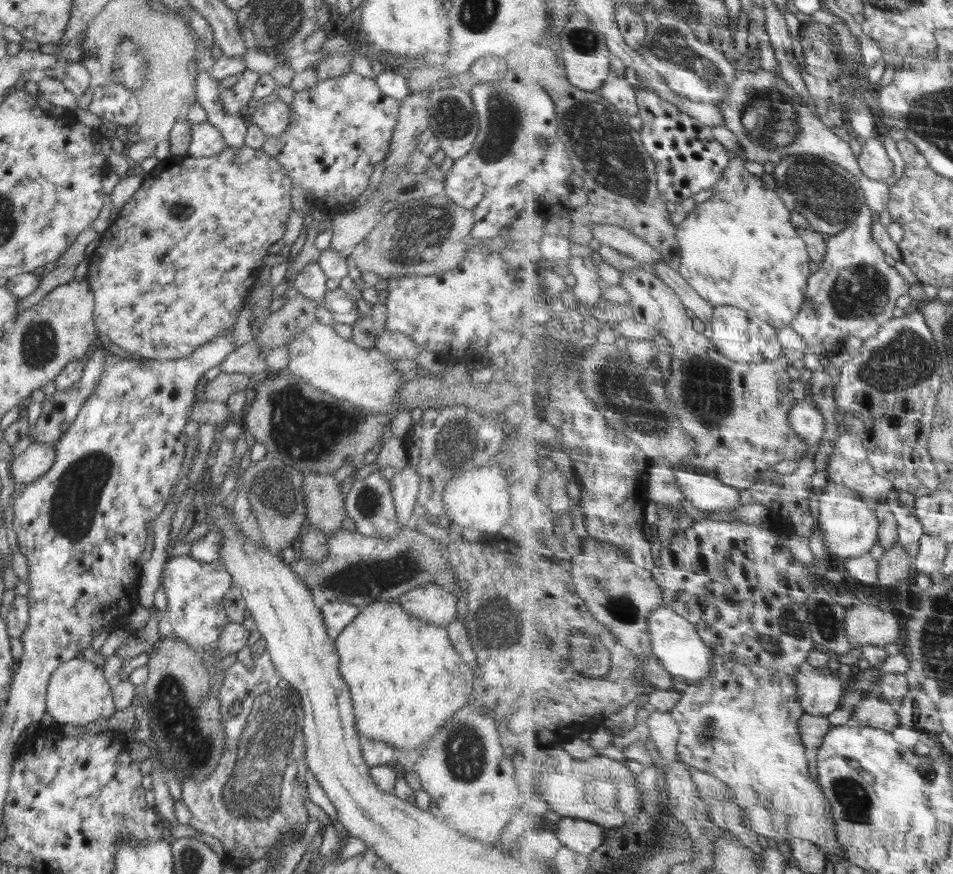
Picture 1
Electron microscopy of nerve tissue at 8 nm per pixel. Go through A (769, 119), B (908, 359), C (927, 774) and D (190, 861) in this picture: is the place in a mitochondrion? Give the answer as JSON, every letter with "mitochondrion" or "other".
{"A":"mitochondrion","B":"mitochondrion","C":"other","D":"mitochondrion"}

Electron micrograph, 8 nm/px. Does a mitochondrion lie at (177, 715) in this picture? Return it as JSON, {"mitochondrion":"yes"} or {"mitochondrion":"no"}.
{"mitochondrion":"yes"}

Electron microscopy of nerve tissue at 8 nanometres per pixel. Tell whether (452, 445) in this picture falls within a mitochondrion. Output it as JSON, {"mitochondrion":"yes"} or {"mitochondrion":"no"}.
{"mitochondrion":"yes"}

